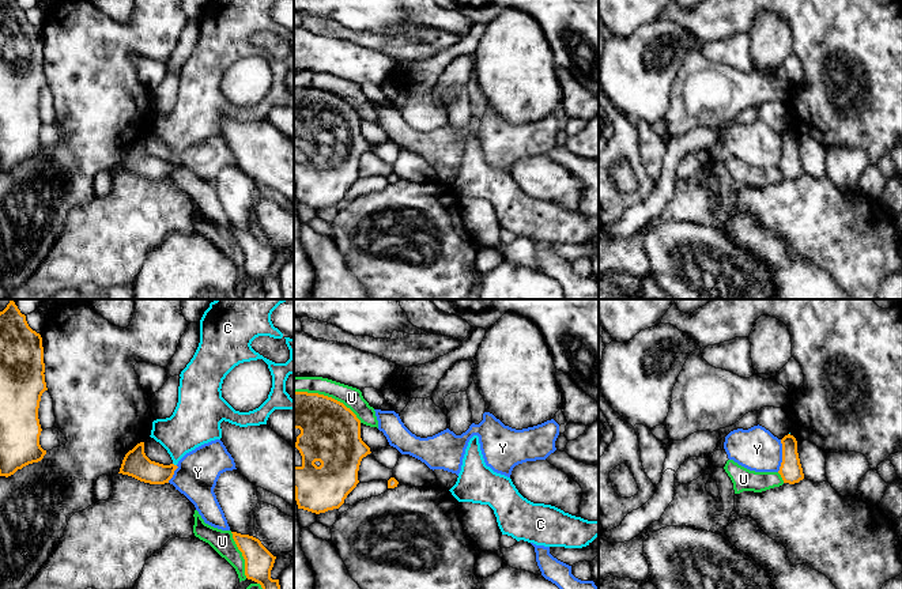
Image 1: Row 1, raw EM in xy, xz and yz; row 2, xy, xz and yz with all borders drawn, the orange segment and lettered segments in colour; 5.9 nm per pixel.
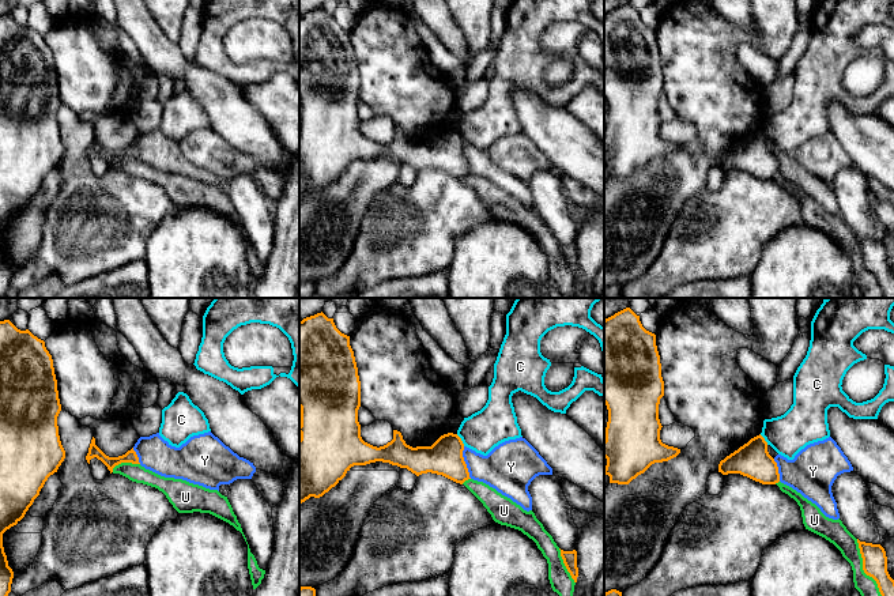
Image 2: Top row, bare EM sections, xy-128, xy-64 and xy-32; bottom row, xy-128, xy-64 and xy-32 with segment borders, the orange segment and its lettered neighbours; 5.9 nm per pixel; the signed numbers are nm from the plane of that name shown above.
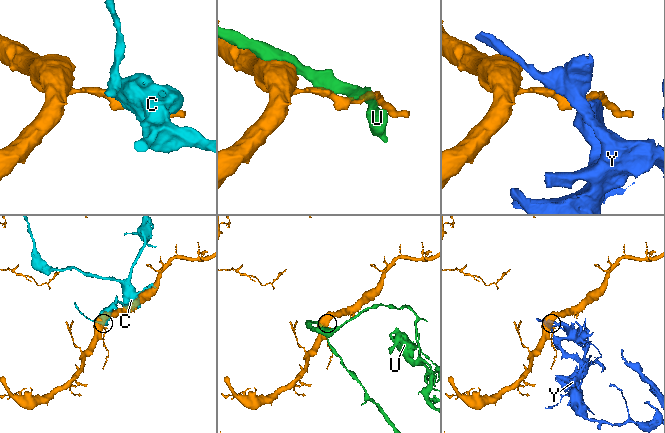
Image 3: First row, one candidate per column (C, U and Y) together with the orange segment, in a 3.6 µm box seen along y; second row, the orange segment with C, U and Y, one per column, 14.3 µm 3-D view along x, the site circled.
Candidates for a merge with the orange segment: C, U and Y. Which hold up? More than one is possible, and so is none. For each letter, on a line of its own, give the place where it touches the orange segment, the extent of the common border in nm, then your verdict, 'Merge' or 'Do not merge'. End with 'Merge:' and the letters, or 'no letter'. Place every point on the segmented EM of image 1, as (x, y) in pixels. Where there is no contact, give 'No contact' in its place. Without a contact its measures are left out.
C: Touches orange at xy (173, 464). Shared border 30 nm. Do not merge
U: Touches orange at xz (327, 396). Shared border 440 nm. Do not merge
Y: Touches orange at yz (782, 456). Shared border 190 nm. Do not merge
Merge: no letter

